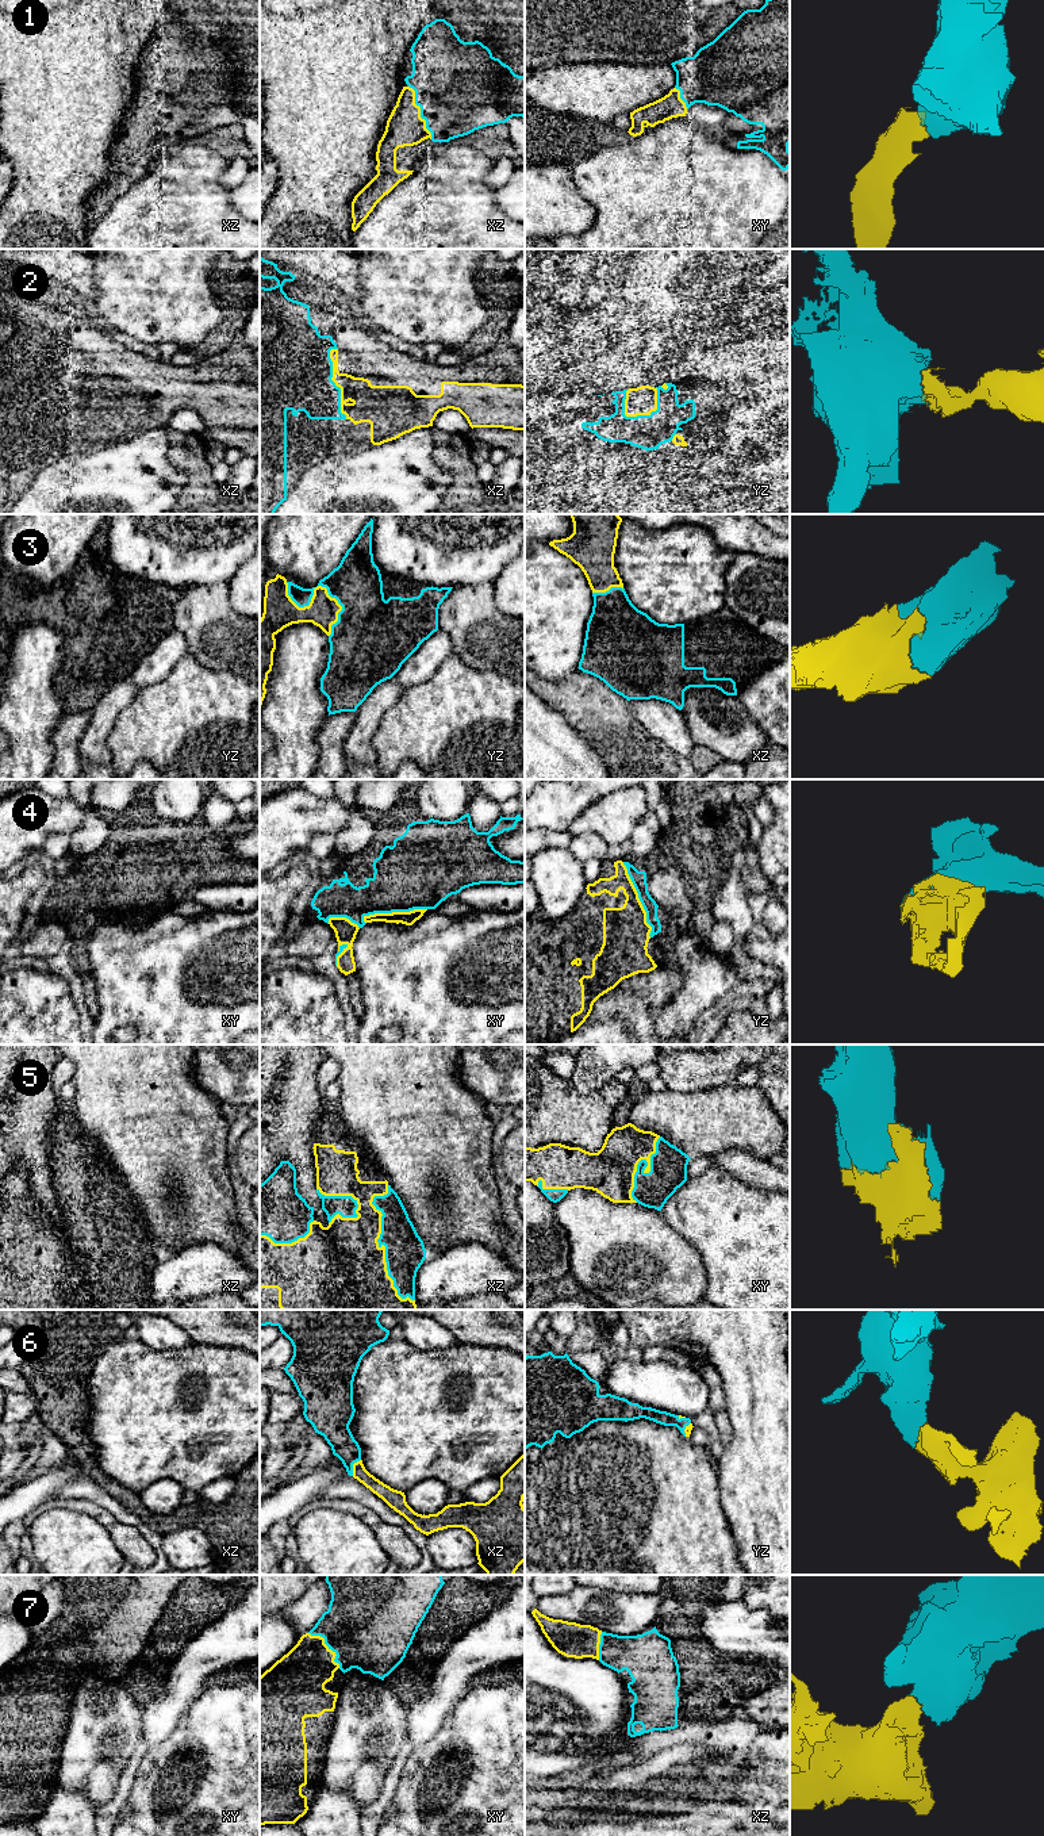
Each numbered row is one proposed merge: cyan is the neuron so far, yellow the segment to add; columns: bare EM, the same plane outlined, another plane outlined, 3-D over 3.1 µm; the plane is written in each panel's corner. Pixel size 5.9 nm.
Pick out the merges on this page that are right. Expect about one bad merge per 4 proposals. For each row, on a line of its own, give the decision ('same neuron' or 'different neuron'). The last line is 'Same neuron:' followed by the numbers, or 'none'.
1: same neuron
2: same neuron
3: same neuron
4: same neuron
5: same neuron
6: same neuron
7: same neuron
Same neuron: 1, 2, 3, 4, 5, 6, 7

